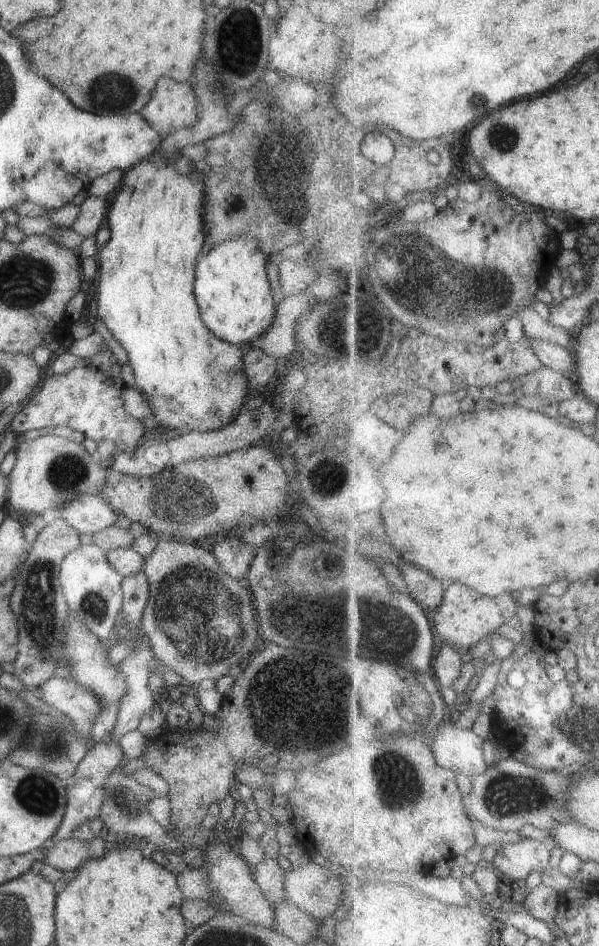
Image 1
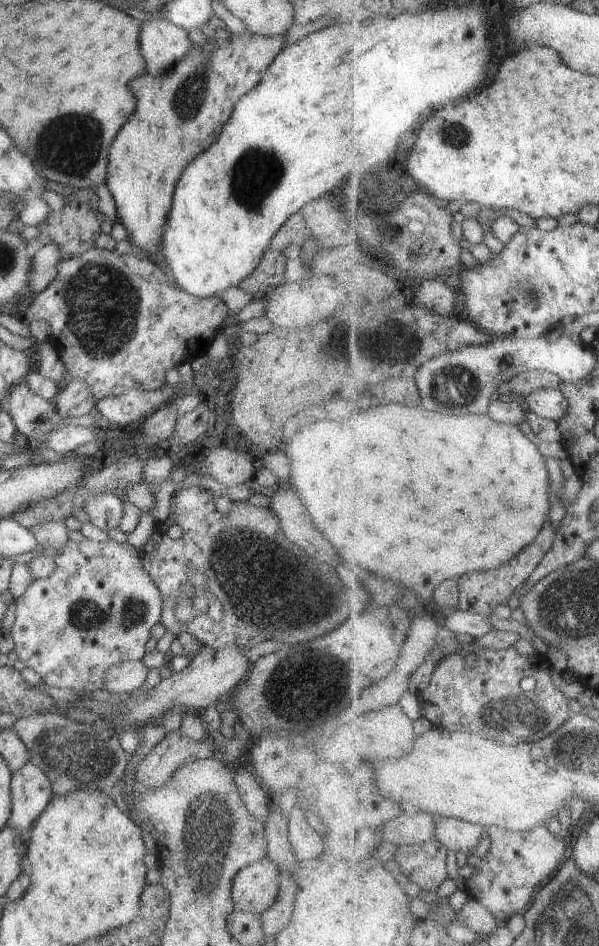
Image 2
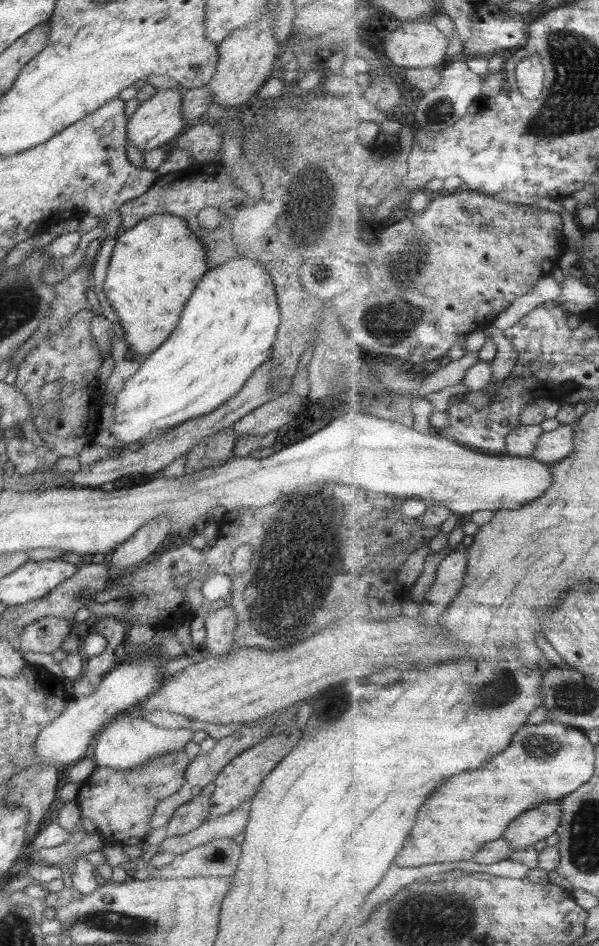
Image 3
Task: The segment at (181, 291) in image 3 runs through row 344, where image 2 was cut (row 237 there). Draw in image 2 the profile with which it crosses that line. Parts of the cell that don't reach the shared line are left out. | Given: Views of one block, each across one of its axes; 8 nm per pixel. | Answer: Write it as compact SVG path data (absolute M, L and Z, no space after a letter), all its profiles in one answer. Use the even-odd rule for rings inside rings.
M246 29L241 35L232 34L229 39L206 39L204 44L194 45L181 61L163 75L154 76L146 71L128 84L137 100L136 110L109 148L107 187L117 208L118 222L126 228L127 238L132 244L144 250L143 254L161 251L161 232L170 210L174 184L182 176L184 166L216 140L230 118L234 104L264 78L276 55L286 46L285 35L269 37Z

